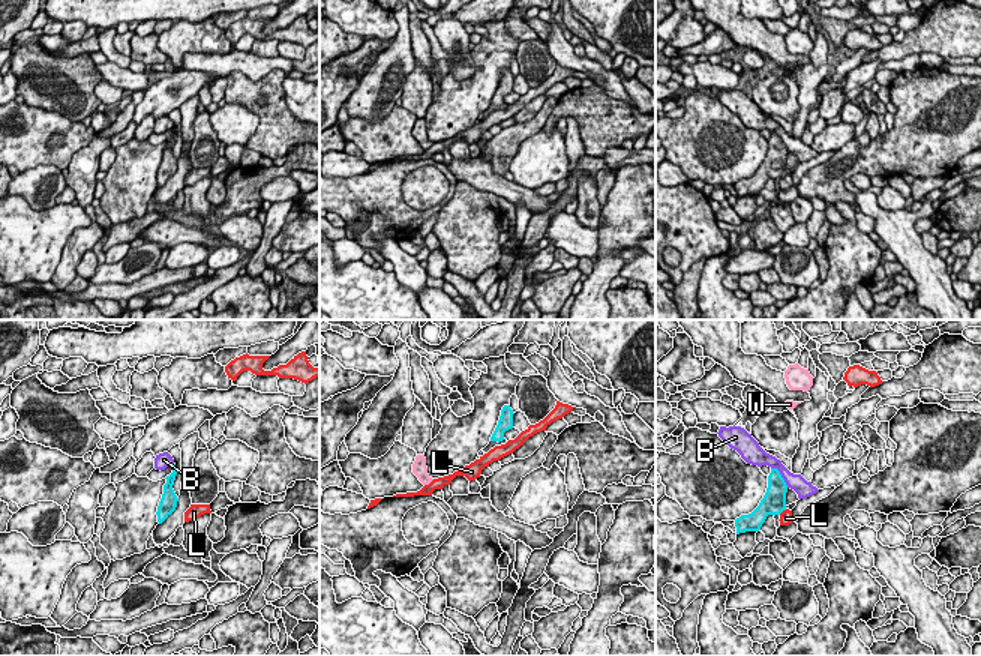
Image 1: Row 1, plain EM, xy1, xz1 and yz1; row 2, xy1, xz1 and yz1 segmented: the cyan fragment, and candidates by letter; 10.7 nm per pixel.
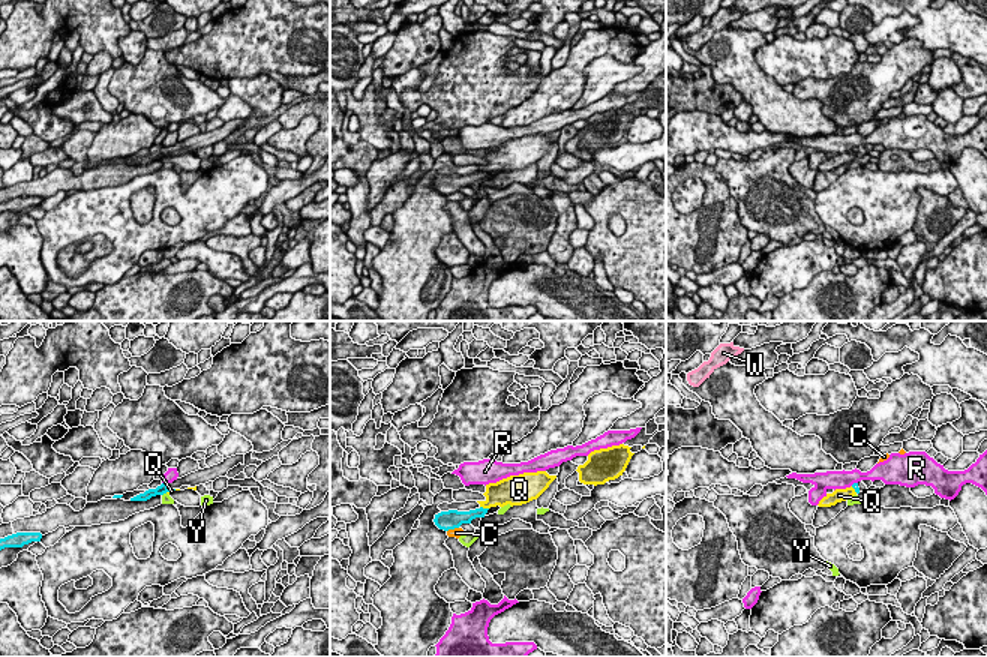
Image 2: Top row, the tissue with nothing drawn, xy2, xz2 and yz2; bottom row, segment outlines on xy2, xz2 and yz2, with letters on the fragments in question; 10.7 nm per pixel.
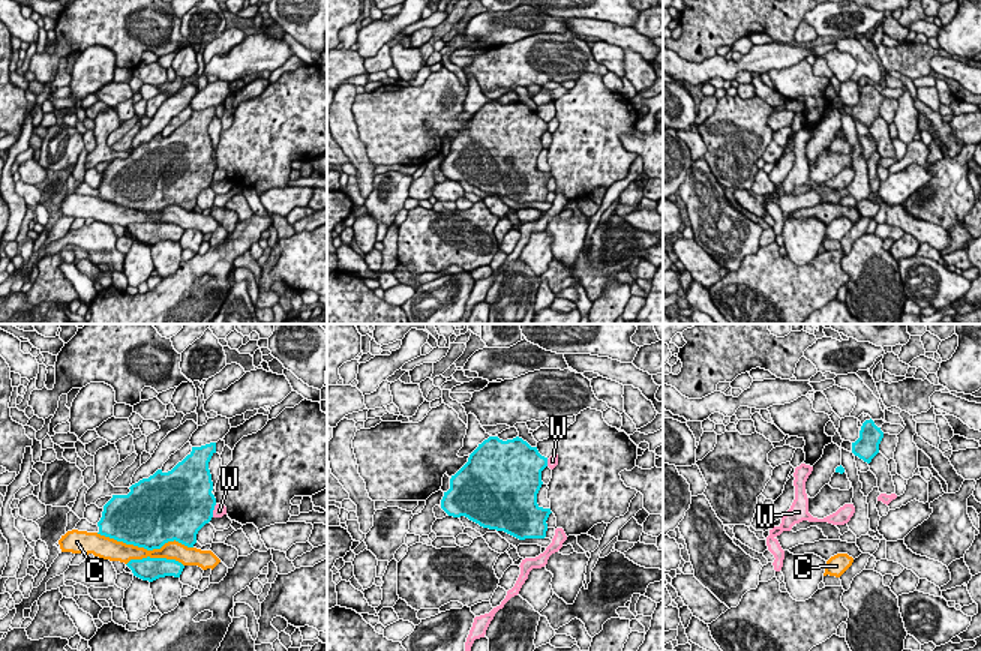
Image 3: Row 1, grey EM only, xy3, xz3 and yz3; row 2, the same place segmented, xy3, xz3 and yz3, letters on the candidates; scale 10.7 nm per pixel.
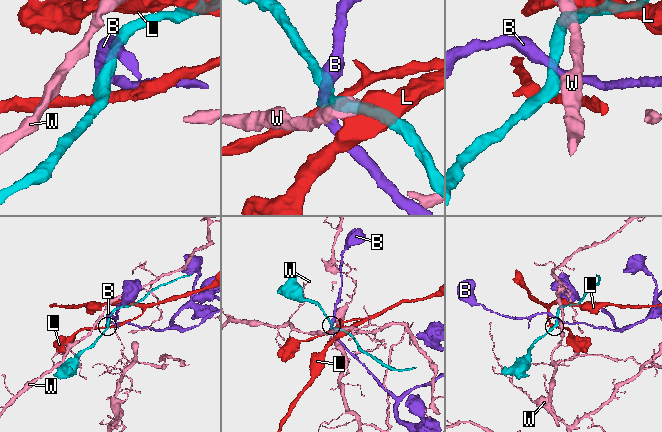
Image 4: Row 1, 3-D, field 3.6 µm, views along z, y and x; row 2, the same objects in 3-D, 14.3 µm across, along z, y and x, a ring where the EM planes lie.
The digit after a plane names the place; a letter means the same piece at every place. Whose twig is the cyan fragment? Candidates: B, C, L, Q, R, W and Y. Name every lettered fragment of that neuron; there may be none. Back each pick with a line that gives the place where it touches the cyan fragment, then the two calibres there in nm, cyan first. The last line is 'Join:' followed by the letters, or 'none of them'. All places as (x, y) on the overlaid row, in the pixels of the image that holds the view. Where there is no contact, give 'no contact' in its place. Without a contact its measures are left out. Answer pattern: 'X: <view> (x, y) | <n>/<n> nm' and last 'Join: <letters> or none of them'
Join: none of them

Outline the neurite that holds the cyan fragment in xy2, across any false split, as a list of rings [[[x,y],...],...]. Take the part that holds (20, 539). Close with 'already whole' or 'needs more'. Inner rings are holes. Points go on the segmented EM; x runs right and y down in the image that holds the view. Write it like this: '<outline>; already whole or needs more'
[[[16,532],[0,538],[0,550],[4,548],[22,548],[24,544],[28,544],[32,542],[40,542],[40,538],[40,532]]]; already whole

